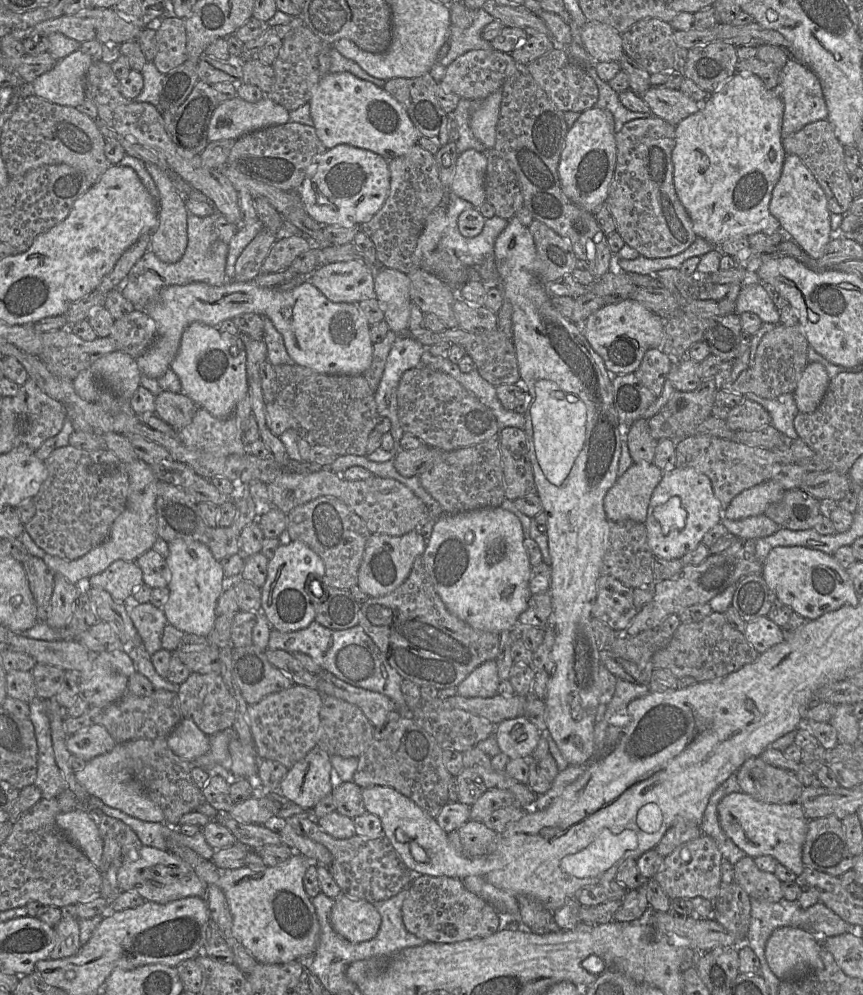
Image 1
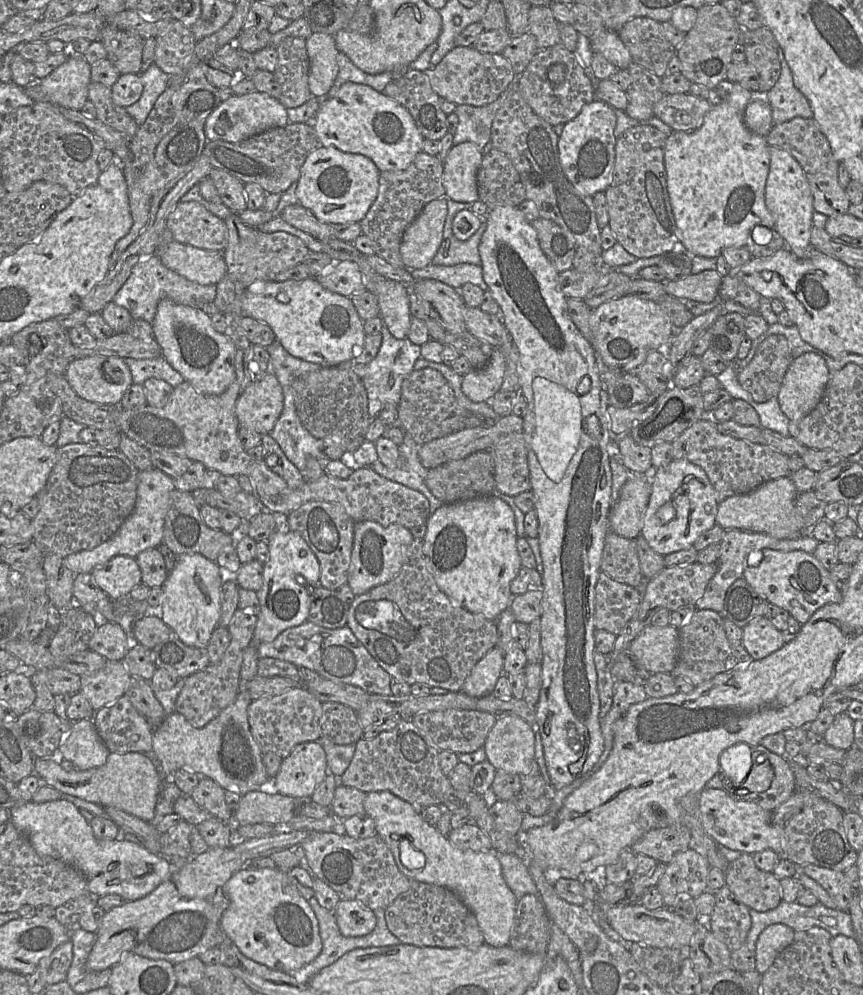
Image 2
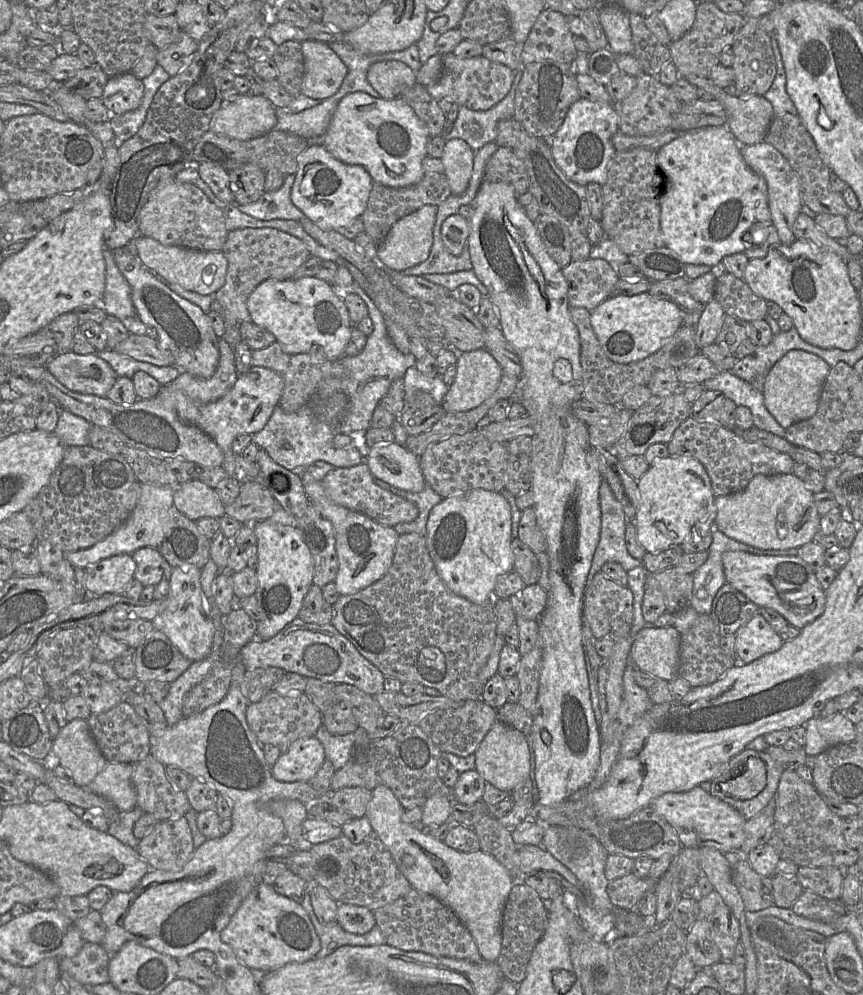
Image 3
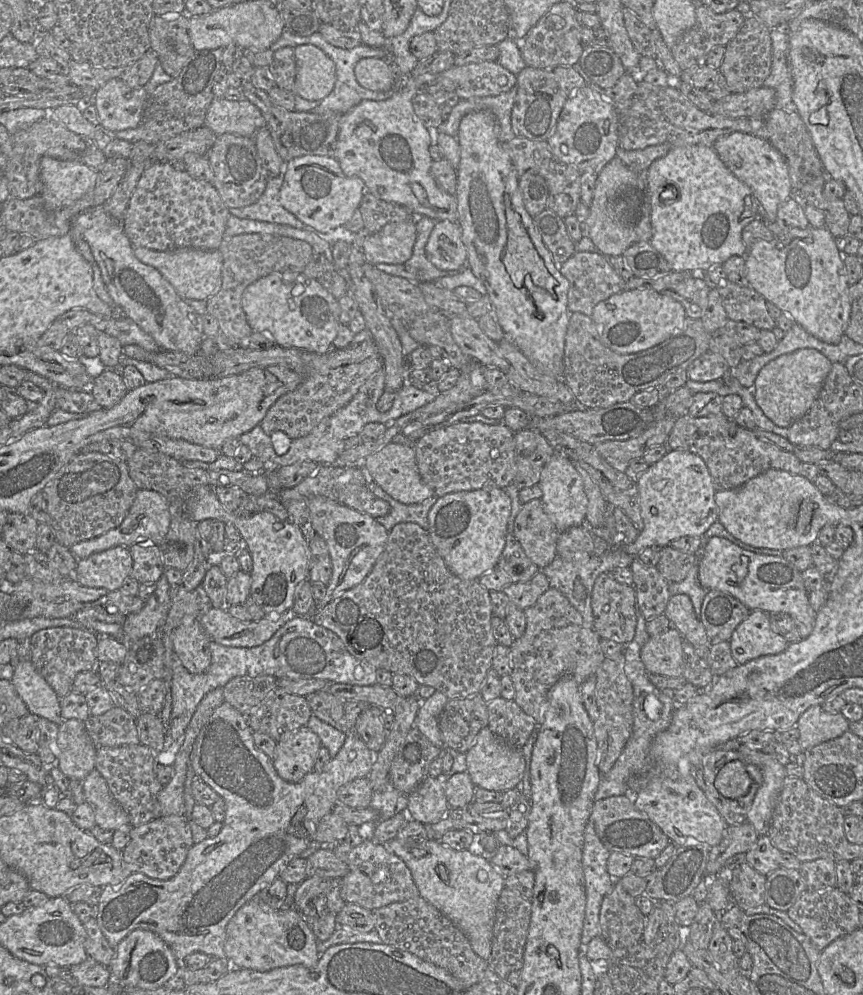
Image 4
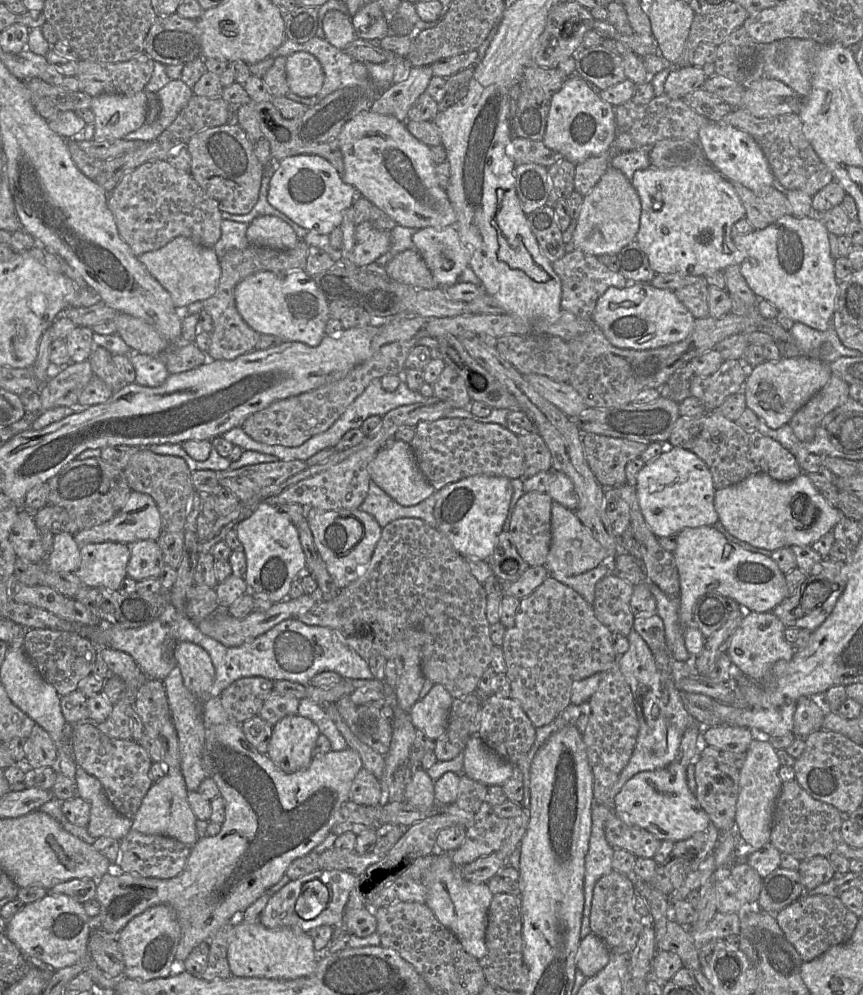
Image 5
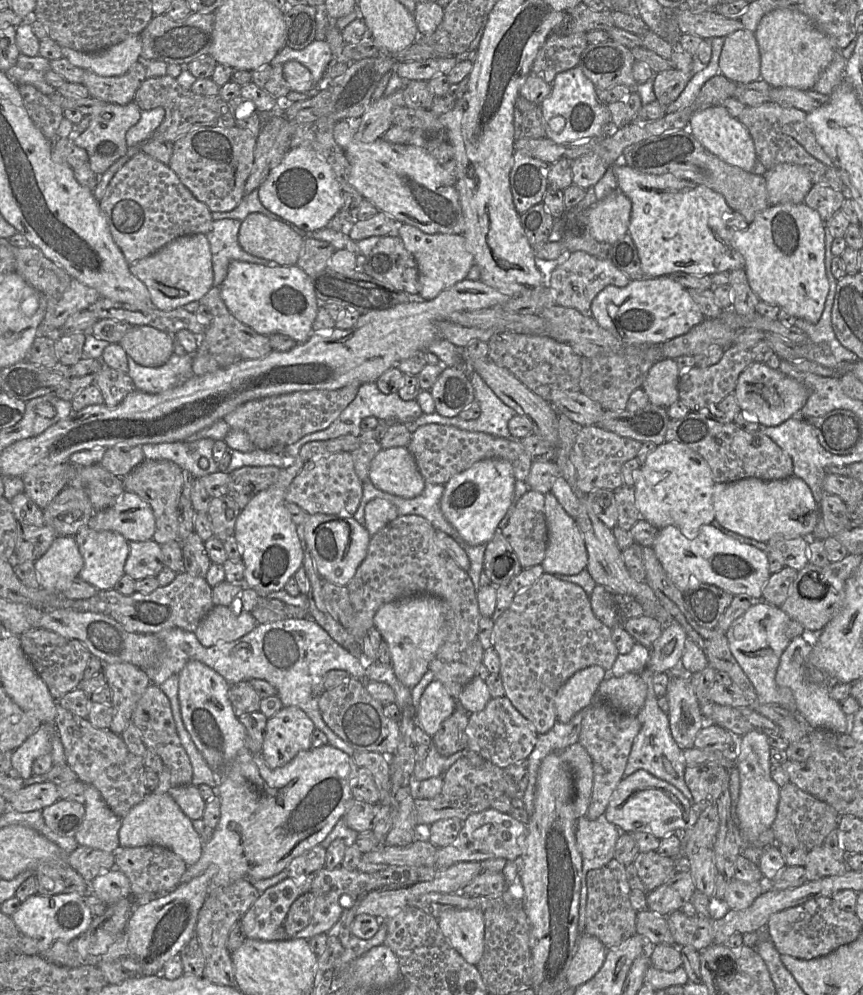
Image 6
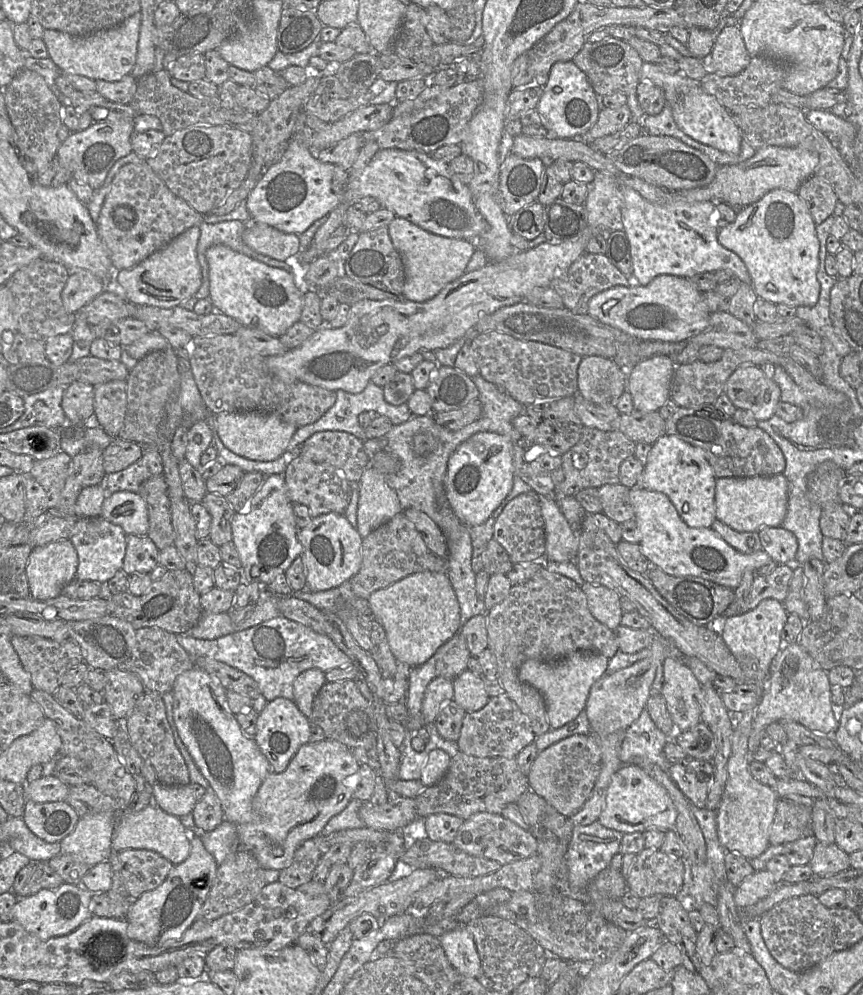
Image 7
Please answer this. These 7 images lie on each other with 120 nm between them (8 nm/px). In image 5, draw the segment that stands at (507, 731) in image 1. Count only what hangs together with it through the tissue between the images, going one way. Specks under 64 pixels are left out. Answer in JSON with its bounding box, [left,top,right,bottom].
[463,735,515,786]

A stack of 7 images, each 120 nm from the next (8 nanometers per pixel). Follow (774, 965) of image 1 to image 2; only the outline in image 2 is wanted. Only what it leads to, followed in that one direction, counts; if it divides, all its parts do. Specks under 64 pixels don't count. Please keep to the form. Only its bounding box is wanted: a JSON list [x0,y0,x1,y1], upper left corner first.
[755,924,795,974]

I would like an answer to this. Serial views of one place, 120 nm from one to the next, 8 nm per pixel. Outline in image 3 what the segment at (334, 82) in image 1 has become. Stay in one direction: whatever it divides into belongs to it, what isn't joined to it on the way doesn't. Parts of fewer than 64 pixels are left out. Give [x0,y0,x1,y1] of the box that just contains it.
[322,92,430,188]

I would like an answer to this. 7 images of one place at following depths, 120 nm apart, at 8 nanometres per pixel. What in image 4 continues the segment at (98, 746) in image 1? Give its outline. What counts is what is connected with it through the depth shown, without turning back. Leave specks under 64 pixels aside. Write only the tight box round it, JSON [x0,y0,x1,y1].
[58,719,96,781]

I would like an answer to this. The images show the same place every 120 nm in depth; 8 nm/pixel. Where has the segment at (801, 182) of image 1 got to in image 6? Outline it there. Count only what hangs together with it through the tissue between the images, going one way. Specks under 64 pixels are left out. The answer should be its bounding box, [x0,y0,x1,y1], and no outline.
[689,106,757,172]

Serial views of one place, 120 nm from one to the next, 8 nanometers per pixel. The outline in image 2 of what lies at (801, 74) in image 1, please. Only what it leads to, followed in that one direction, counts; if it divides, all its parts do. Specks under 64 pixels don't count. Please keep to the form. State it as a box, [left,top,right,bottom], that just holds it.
[764,48,813,125]

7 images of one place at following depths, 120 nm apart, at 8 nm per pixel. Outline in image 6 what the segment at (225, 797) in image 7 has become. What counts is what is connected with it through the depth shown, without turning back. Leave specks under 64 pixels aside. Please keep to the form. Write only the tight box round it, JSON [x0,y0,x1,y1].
[178,660,246,773]

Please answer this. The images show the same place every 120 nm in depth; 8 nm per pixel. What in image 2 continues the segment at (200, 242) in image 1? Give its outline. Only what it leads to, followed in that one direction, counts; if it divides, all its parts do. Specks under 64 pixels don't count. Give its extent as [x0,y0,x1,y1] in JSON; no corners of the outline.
[113,253,216,323]

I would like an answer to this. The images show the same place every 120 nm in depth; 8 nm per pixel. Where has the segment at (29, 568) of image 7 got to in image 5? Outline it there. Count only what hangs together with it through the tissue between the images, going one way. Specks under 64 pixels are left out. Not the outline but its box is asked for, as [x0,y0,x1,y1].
[43,532,80,573]

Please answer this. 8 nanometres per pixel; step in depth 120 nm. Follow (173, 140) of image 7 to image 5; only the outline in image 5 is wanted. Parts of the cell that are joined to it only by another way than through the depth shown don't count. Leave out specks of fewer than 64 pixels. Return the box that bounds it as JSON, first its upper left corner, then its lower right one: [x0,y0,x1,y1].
[186,124,265,214]

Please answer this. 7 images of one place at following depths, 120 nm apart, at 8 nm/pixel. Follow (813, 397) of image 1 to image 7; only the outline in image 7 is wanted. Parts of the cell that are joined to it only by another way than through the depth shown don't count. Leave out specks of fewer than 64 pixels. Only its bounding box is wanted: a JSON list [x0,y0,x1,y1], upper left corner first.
[724,365,781,421]

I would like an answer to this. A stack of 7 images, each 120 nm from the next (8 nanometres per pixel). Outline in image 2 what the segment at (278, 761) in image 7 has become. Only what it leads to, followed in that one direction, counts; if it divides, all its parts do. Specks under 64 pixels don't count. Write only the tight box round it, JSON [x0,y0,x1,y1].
[270,742,327,799]

